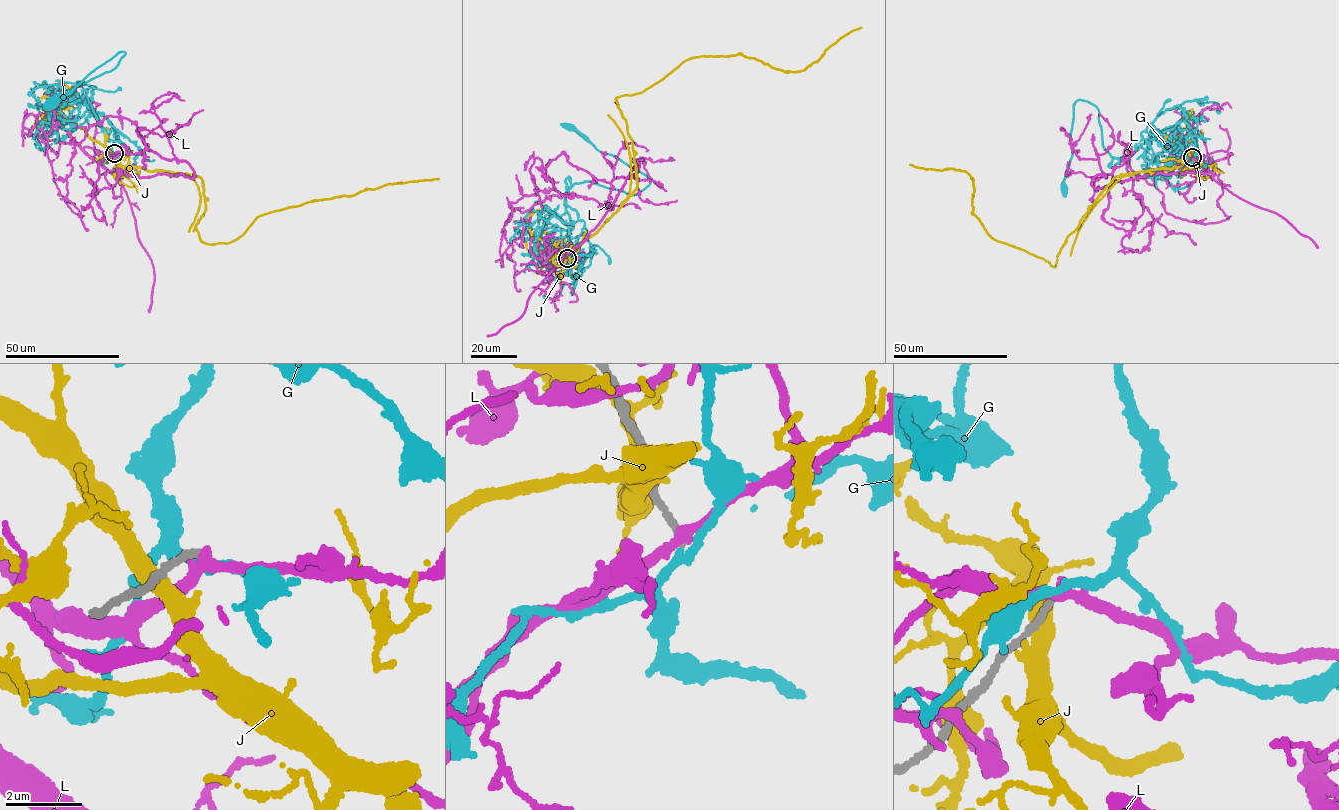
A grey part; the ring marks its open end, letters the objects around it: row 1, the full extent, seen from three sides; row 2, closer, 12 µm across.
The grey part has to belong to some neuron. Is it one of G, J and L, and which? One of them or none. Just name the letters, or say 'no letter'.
no letter

